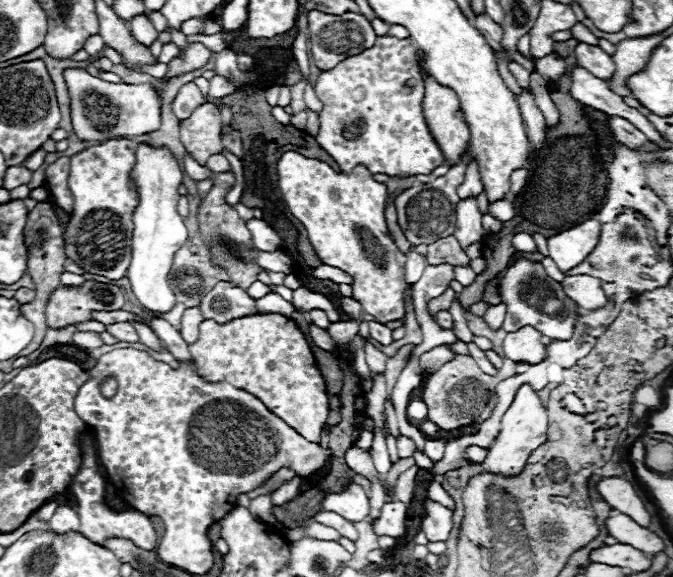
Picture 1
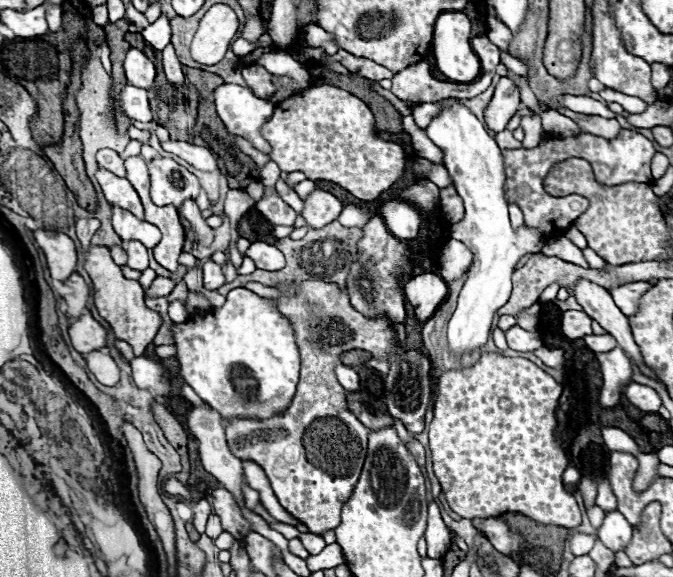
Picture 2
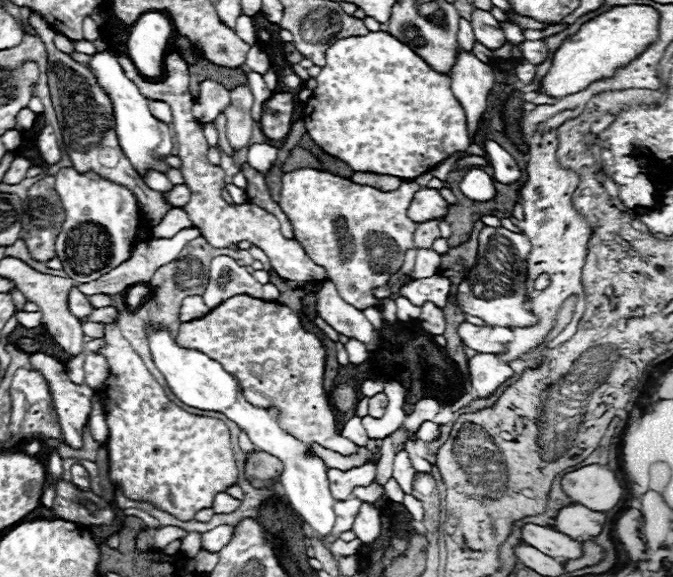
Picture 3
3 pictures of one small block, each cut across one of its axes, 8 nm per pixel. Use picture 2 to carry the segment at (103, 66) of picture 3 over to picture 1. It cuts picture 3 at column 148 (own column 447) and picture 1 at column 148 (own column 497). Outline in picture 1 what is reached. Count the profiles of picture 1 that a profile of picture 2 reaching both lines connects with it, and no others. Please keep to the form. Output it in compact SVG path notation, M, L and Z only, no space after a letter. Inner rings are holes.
M140 142L136 148L136 166L130 176L136 184L138 206L132 216L132 264L126 276L130 280L132 294L140 302L140 306L150 310L152 314L166 314L176 306L176 296L170 290L168 282L174 254L188 238L184 220L176 212L176 202L180 198L178 188L182 184L182 168L166 146L156 148Z

